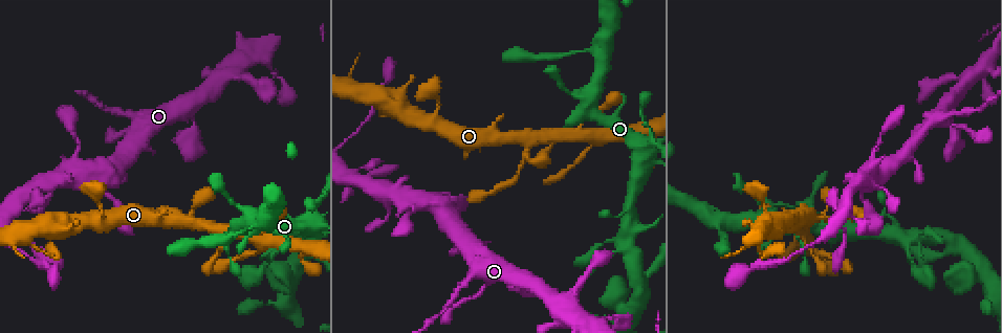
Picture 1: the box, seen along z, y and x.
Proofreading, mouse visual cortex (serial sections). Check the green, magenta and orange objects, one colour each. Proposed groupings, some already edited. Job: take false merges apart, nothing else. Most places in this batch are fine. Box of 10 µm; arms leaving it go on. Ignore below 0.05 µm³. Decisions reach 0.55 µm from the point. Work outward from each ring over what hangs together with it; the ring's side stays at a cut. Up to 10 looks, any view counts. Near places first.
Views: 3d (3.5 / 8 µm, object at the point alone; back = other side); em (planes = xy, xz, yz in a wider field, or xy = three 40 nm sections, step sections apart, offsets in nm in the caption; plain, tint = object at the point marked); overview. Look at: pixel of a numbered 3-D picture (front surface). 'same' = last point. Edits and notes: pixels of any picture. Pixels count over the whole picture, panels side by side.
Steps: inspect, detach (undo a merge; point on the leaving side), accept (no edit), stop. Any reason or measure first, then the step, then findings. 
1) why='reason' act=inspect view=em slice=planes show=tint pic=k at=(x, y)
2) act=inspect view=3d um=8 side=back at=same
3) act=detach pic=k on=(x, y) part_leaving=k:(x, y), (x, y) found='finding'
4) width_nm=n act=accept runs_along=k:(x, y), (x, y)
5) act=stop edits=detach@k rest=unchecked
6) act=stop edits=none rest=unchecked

why='branch point' act=inspect view=3d um=8 pic=1 at=(417, 199)

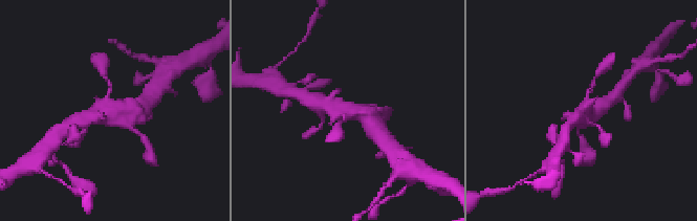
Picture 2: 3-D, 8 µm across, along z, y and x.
act=inspect view=em slice=planes show=tint at=same

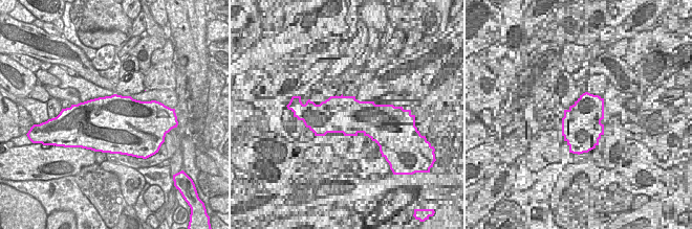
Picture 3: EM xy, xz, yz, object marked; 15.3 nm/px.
act=accept runs_along=2:(371, 122), (366, 115), (314, 103) found='one cell here'

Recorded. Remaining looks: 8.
why='narrows sharply' act=inspect view=3d um=8 pic=1 at=(563, 87)

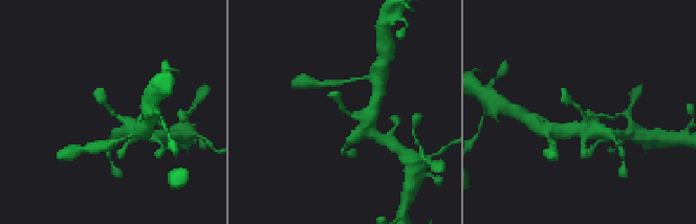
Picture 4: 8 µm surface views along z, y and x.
act=inspect view=em slice=planes show=tint at=same

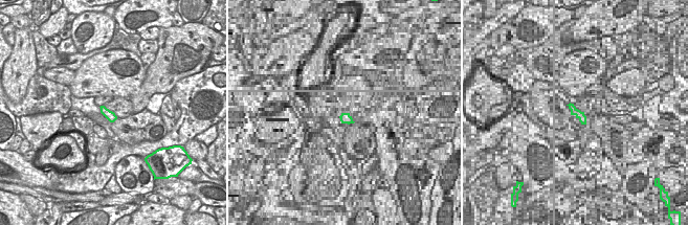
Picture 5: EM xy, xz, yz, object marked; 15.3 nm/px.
width_nm=140 act=accept runs_along=4:(132, 130), (107, 106), (102, 89) found='one cell here'

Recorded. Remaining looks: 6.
why='narrows sharply' act=inspect view=3d um=3.5 pic=1 at=(521, 168)

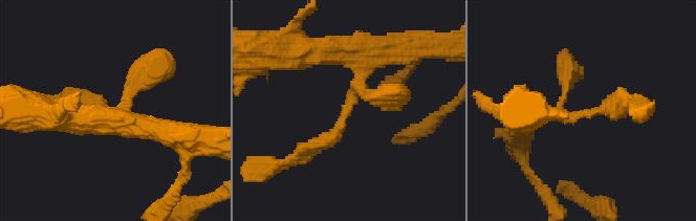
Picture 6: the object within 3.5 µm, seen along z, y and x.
arms=3 arm_widths_nm=250,250,250 act=inspect view=em slice=planes show=tint pic=6 at=(580, 115)

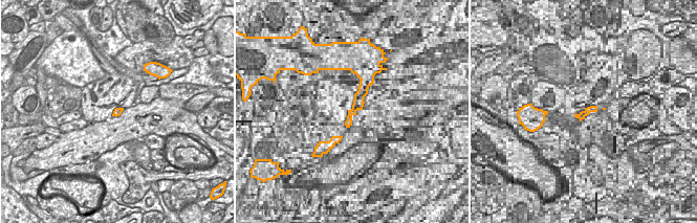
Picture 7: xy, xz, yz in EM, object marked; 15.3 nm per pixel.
act=accept runs_along=6:(353, 49), (363, 76), (343, 125), (301, 154) found='one cell here'

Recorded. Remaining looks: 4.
why='sharp bend' act=inspect view=3d um=3.5 pic=1 at=(363, 166)

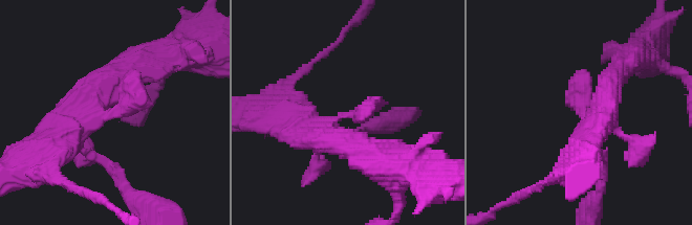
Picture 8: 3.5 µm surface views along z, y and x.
act=inspect view=em slice=planes show=tint pic=8 at=(110, 117)

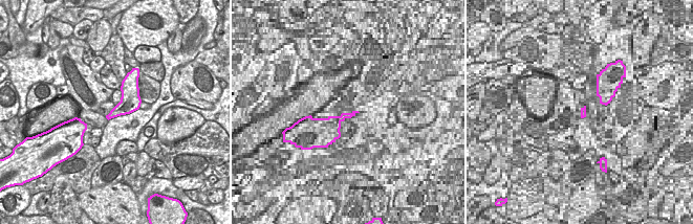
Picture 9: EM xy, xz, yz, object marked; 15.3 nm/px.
act=accept runs_along=8:(346, 140), (372, 114) found='one cell here'

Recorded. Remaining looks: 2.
act=stop edits=none rest=unchecked

